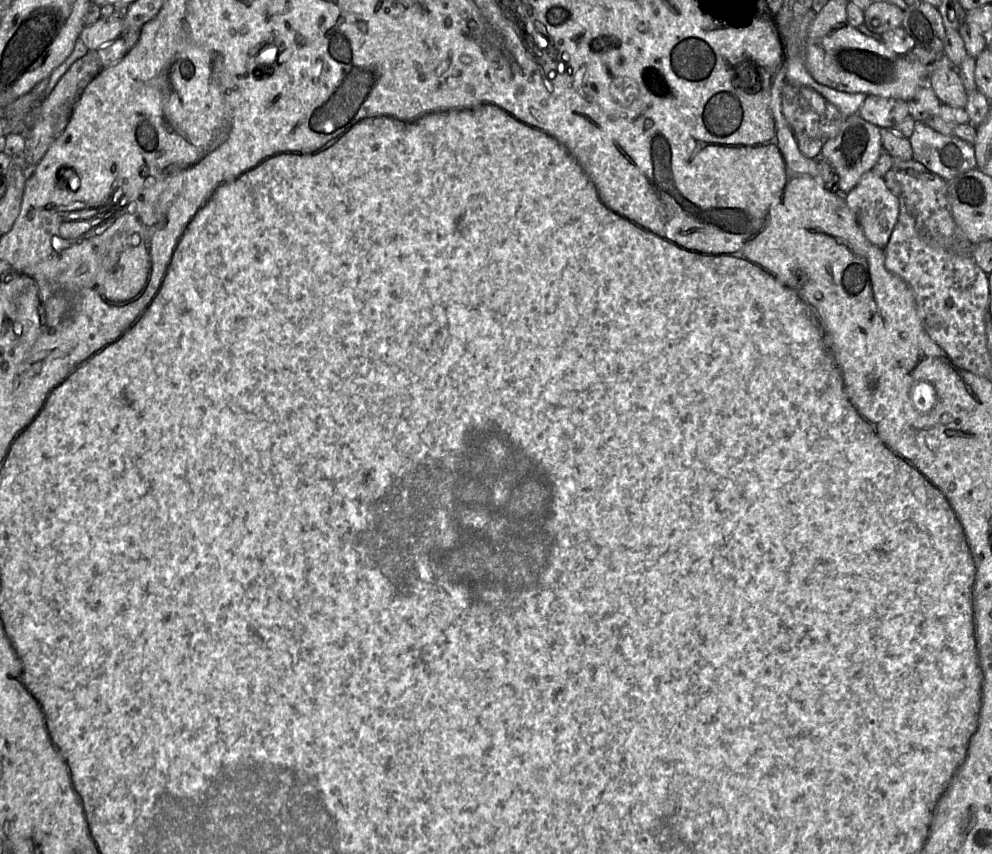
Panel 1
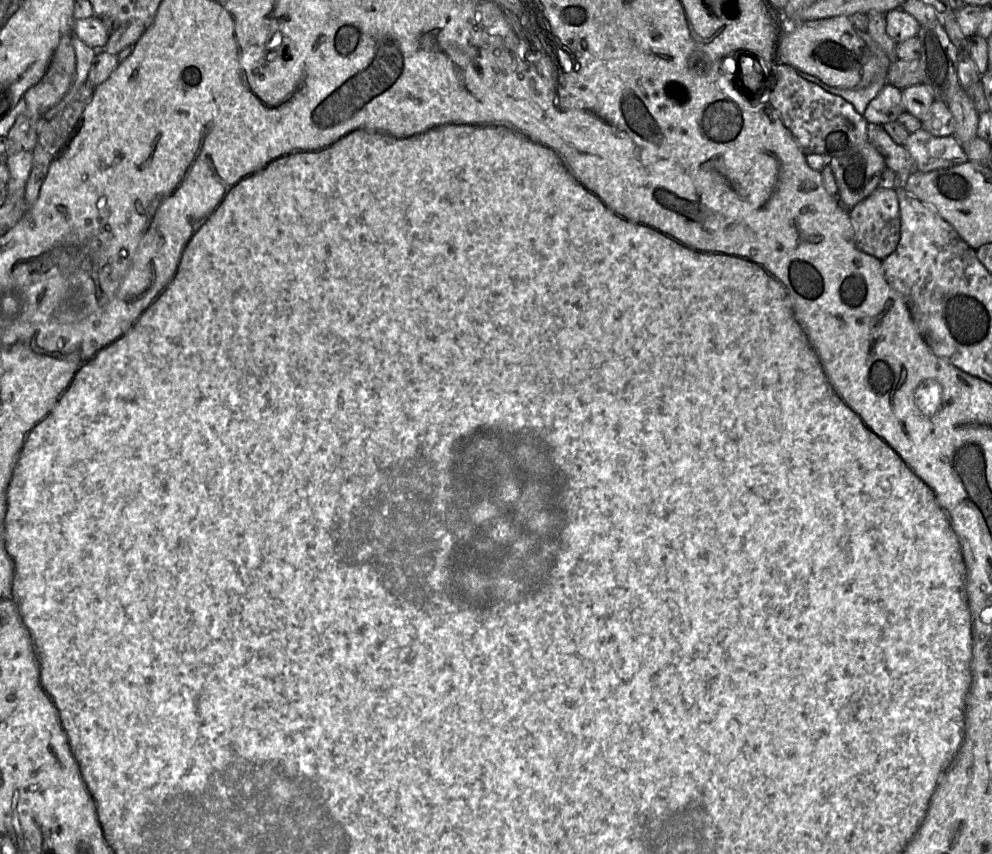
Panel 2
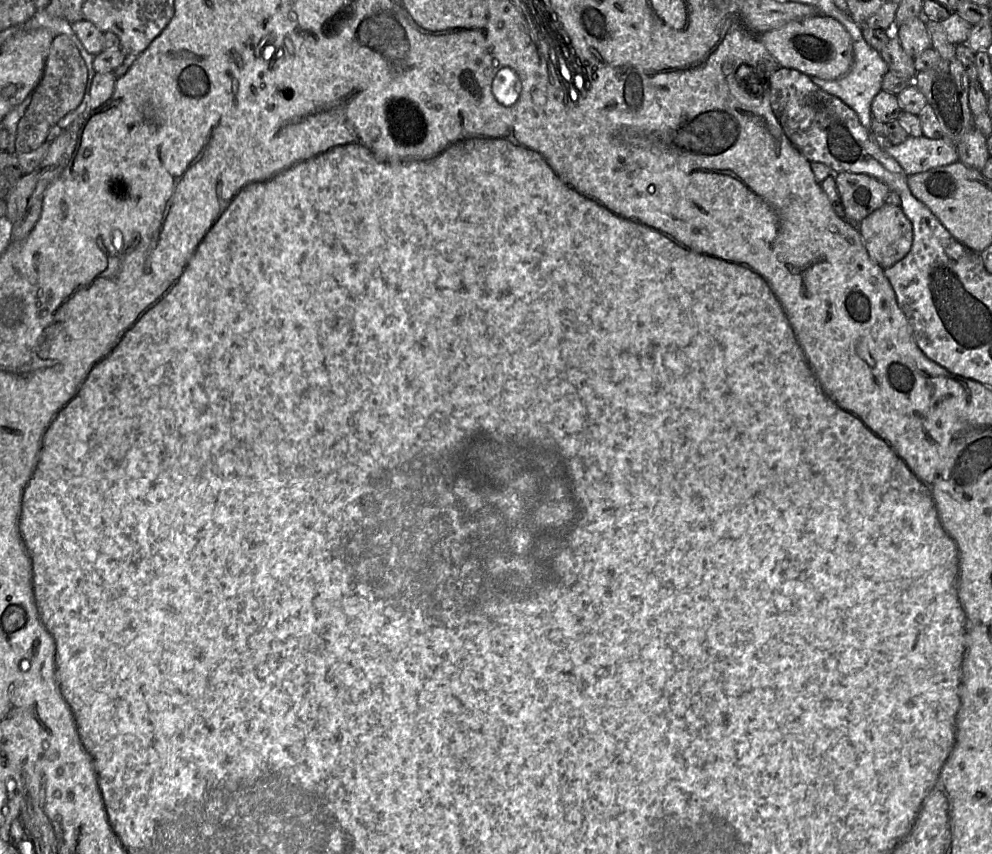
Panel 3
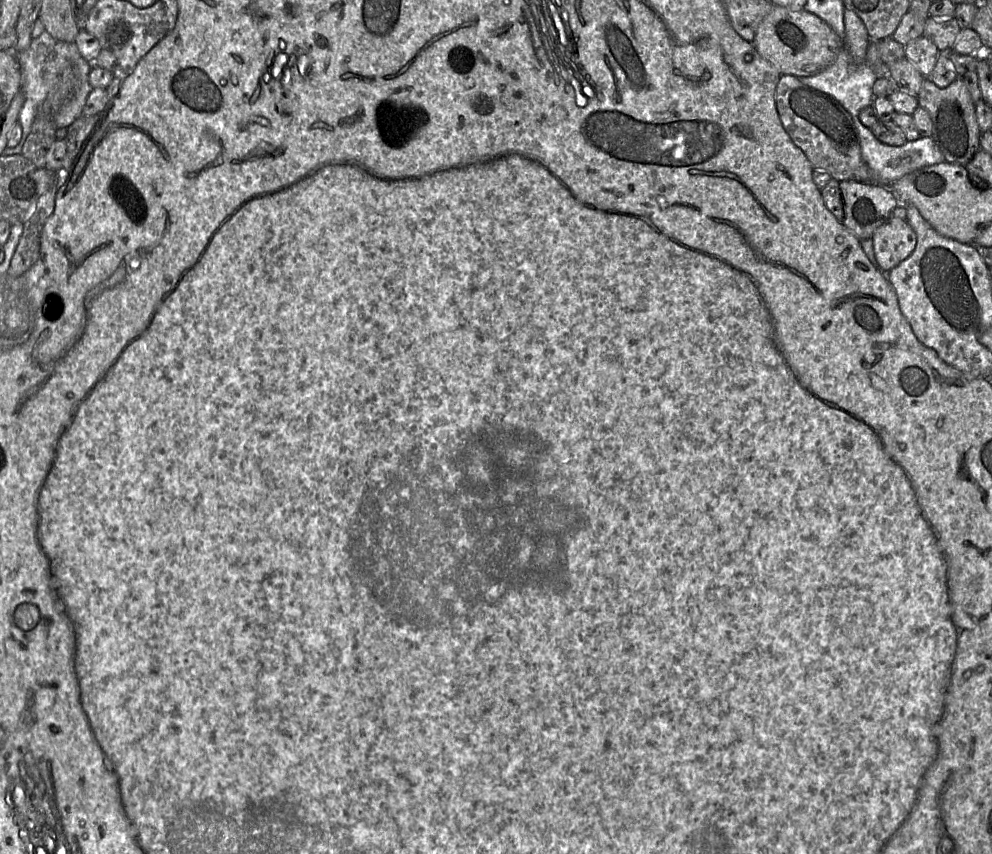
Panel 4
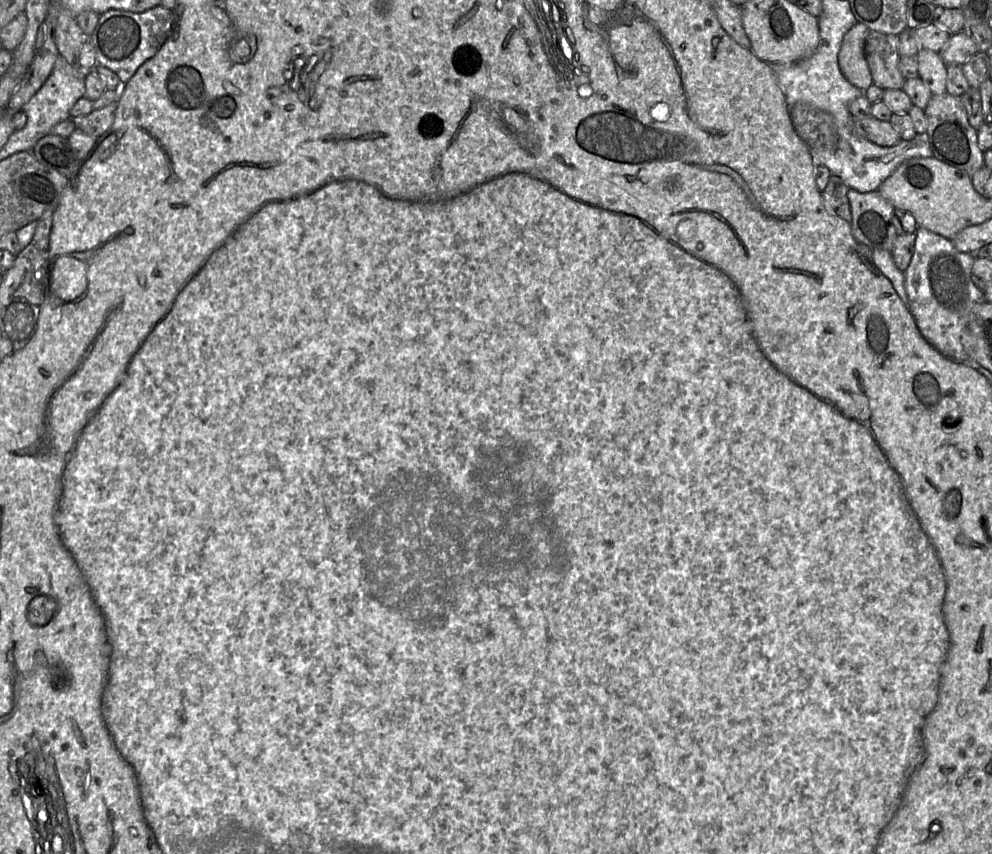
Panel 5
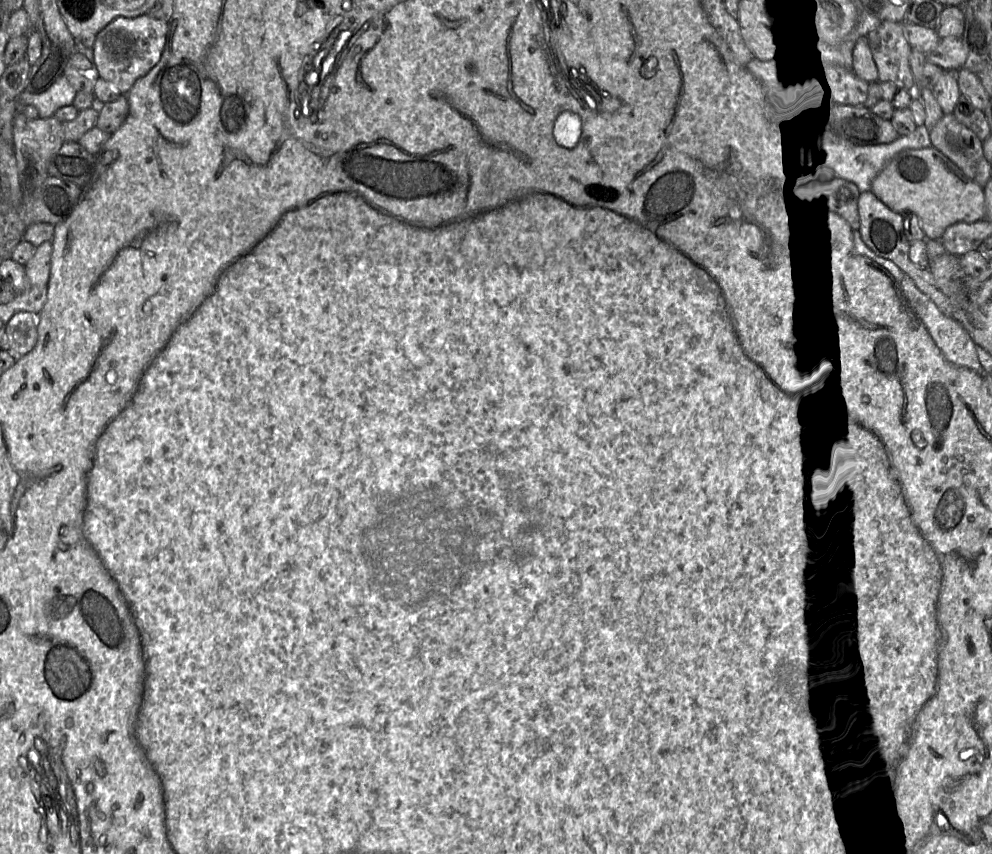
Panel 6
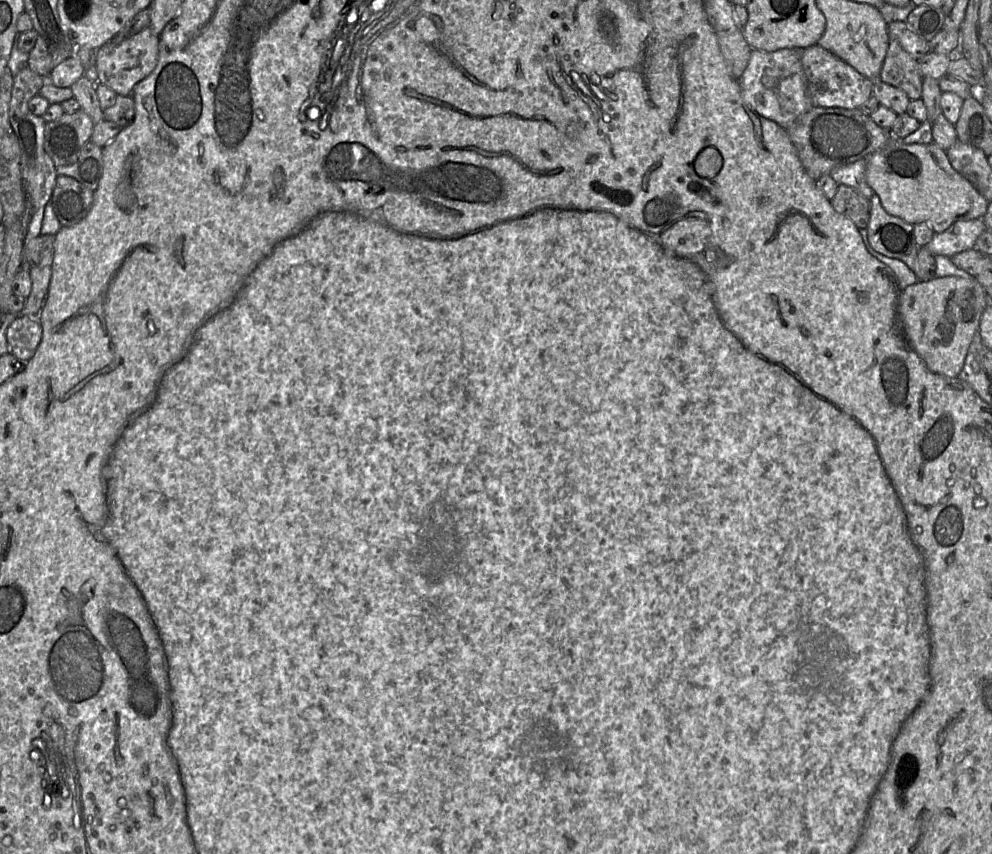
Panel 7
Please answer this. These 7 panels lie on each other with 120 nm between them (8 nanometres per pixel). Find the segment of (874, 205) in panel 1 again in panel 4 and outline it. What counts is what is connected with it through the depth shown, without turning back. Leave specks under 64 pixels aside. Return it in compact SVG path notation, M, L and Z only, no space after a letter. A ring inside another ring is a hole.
M890 218L878 227L872 237L876 262L888 272L908 258L915 249L916 233L907 220Z

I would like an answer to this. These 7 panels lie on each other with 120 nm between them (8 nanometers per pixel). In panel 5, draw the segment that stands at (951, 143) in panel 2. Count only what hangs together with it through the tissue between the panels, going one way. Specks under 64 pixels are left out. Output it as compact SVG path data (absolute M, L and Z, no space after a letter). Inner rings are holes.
M848 124L843 129L838 129L838 141L834 149L814 148L810 153L815 167L817 165L827 167L831 176L840 177L849 189L861 193L876 191L903 162L913 158L933 157L926 133L916 134L910 141L901 140L892 147L882 147L859 137L853 138Z

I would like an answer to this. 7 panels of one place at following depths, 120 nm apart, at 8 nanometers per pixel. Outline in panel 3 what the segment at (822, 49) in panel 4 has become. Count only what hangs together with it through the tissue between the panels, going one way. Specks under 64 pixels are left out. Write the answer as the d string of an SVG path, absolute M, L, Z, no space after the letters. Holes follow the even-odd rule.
M816 14L790 21L762 34L760 40L780 67L796 69L809 77L835 80L847 74L853 65L851 36L838 20L829 16Z

